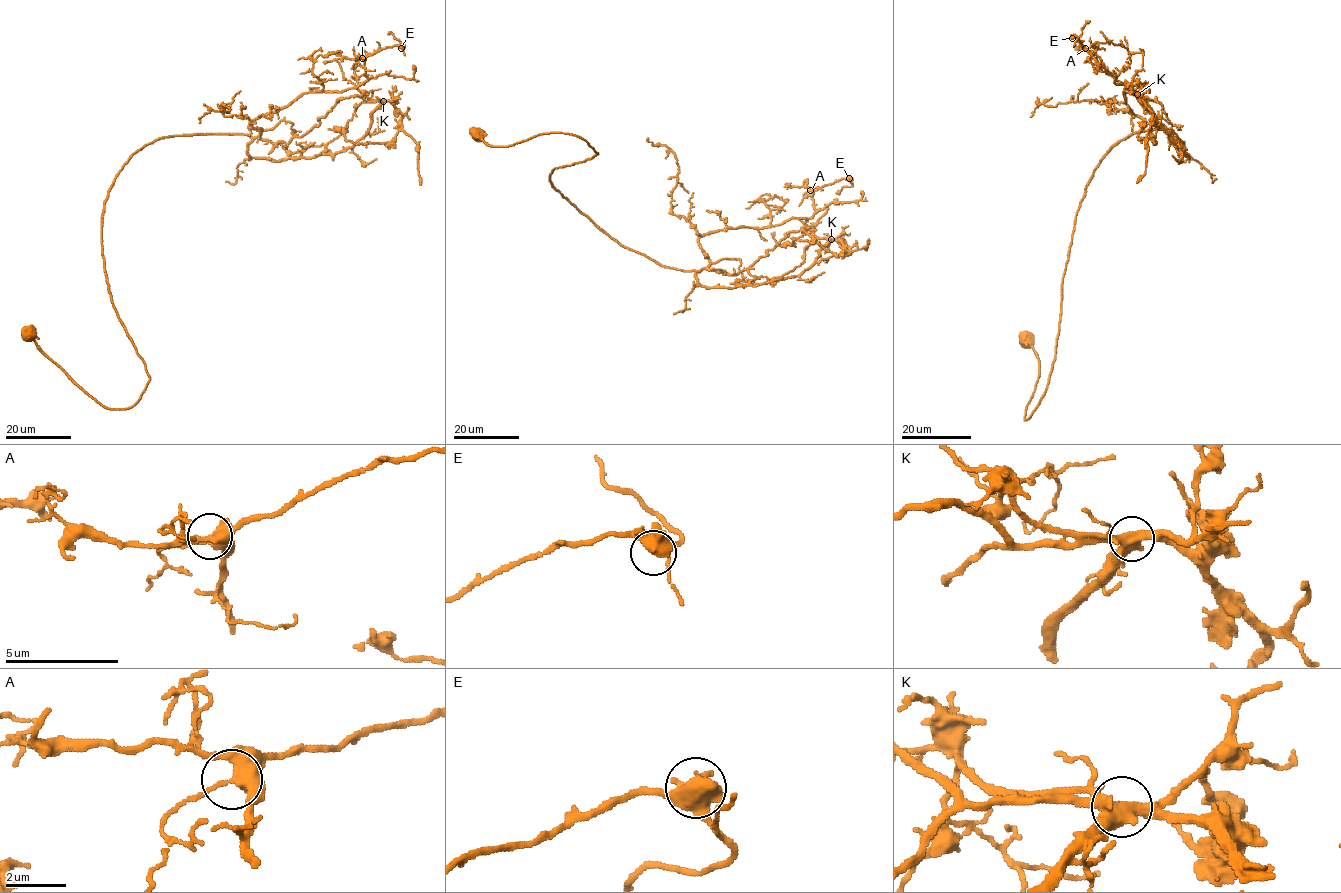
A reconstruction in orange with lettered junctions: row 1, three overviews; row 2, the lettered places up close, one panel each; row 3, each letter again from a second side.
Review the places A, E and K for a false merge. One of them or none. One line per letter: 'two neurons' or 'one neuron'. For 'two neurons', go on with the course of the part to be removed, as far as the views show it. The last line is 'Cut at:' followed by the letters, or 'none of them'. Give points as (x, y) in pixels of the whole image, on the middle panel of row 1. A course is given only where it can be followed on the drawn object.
A: one neuron
E: one neuron
K: one neuron
Cut at: none of them

